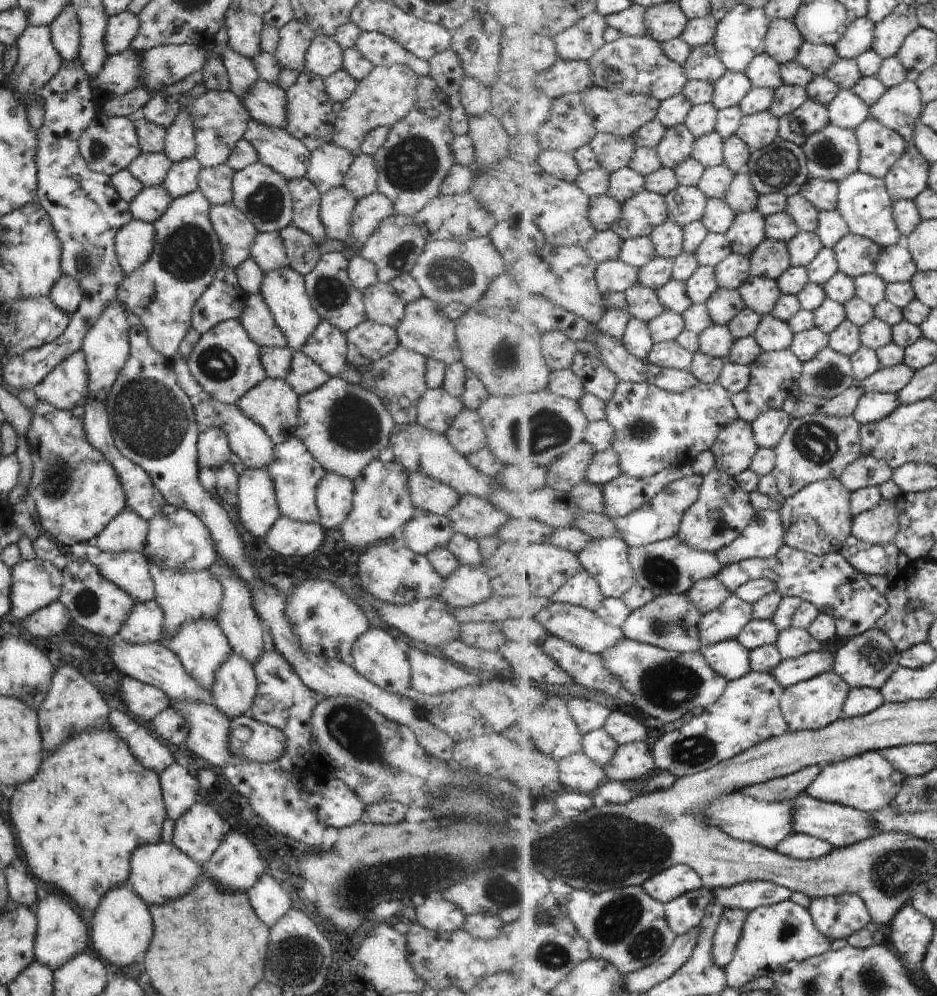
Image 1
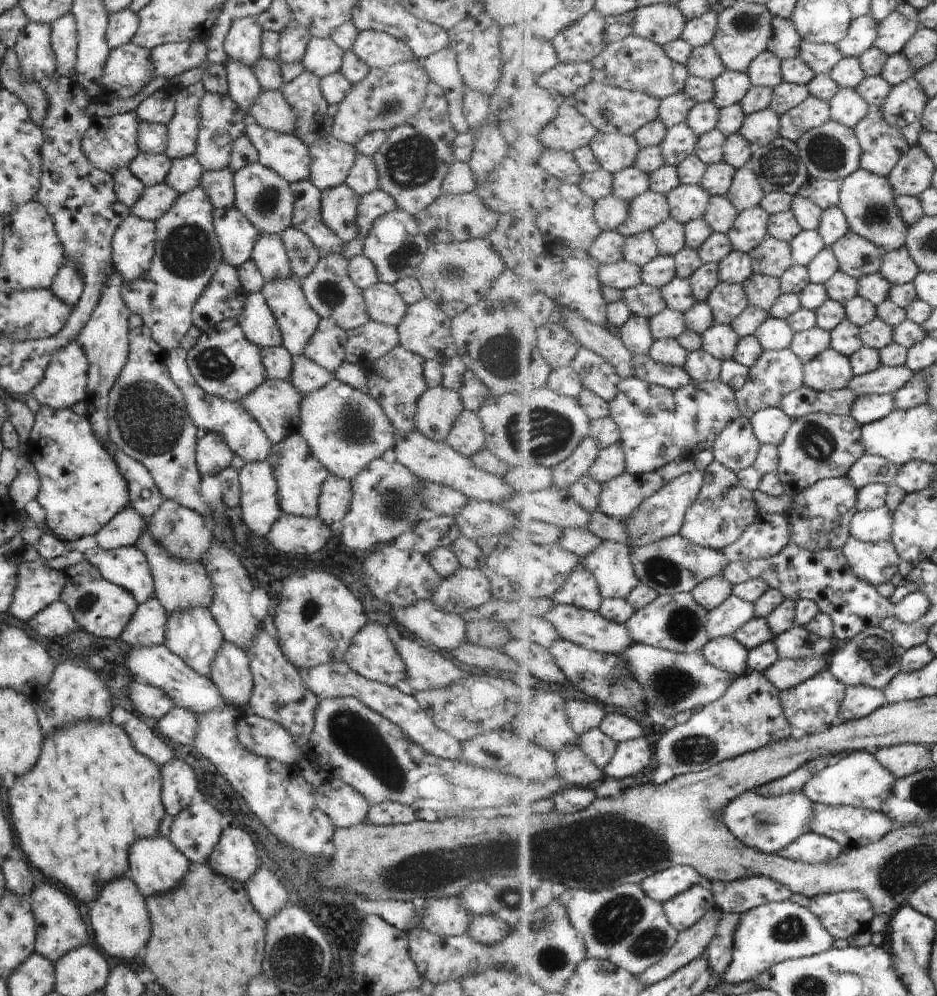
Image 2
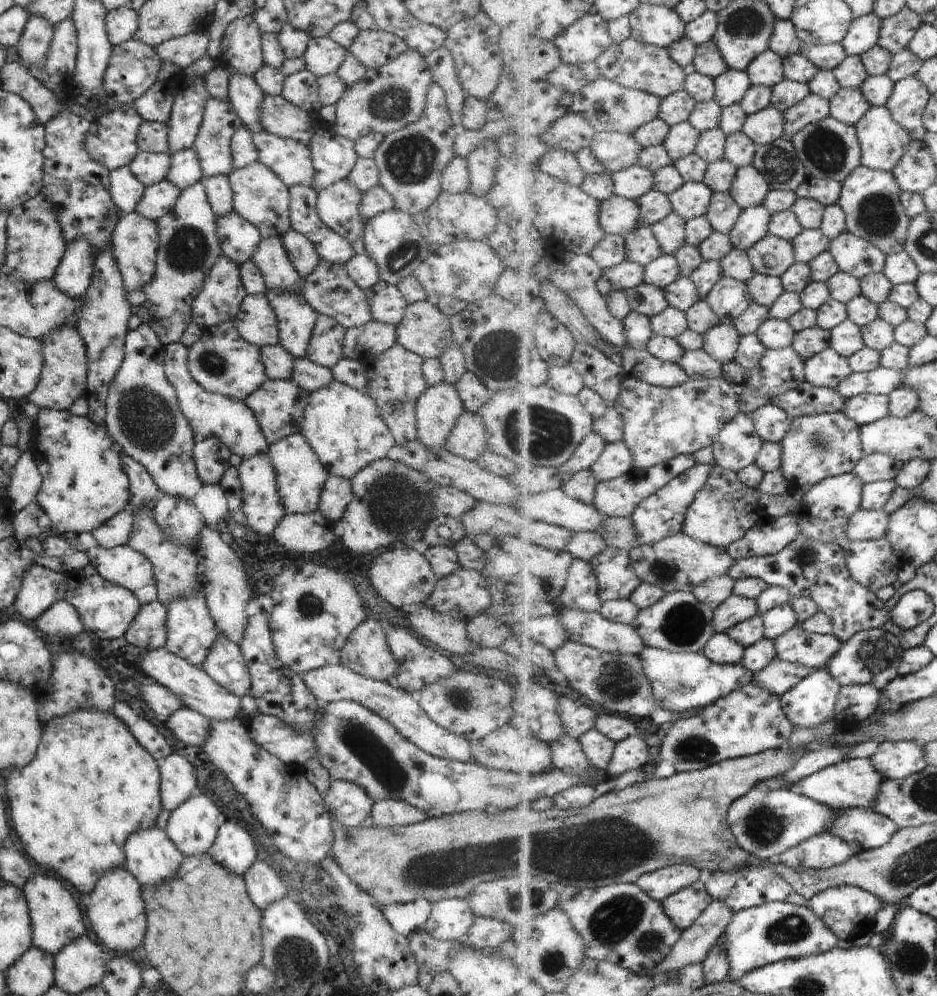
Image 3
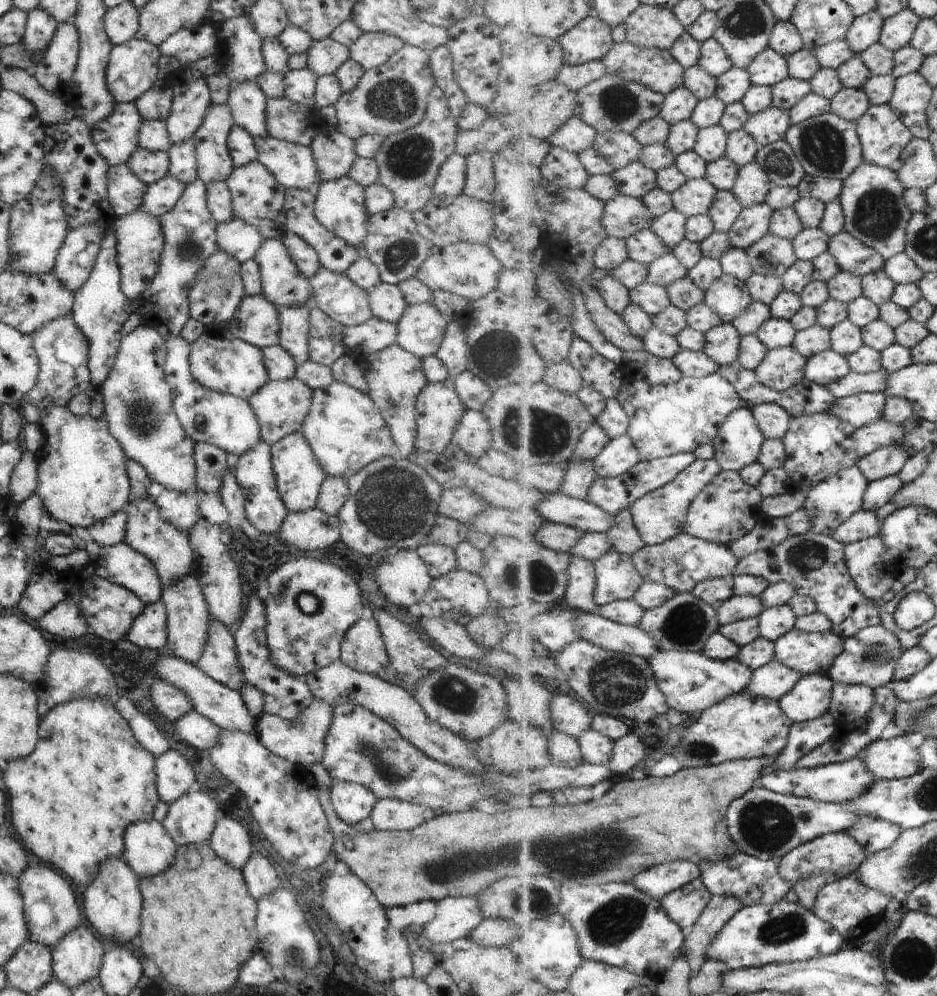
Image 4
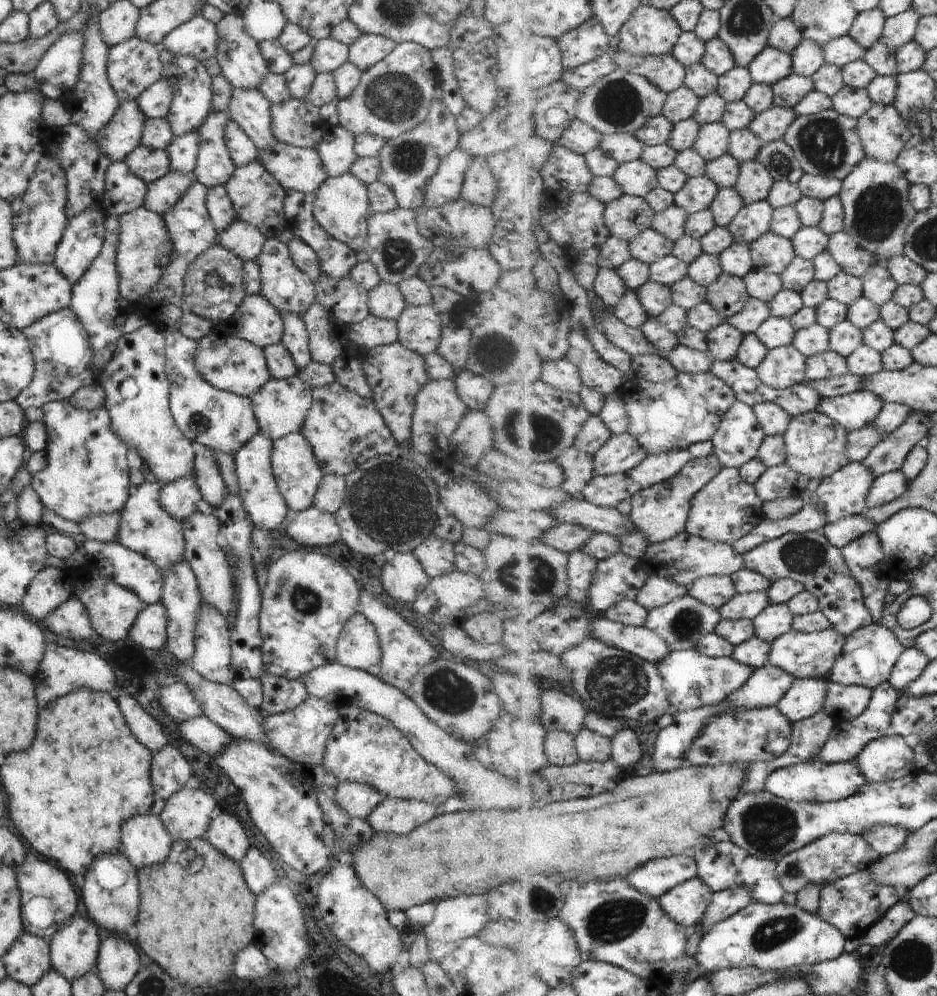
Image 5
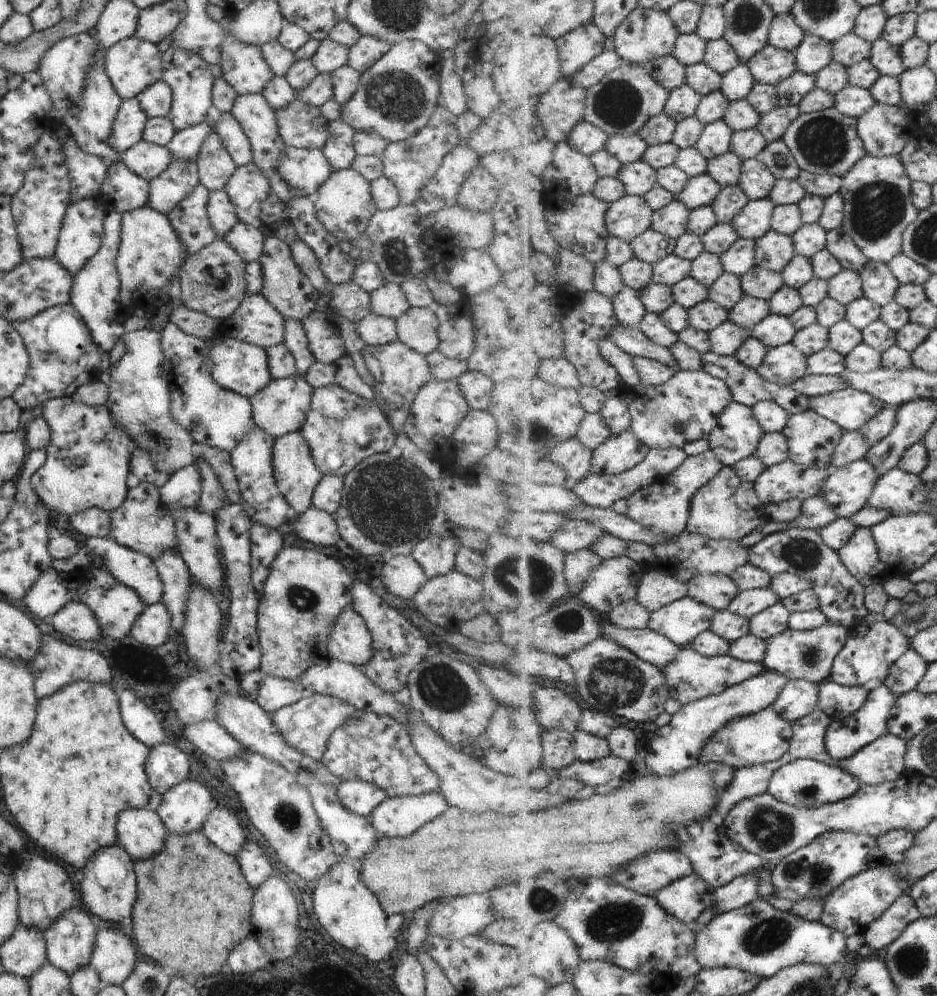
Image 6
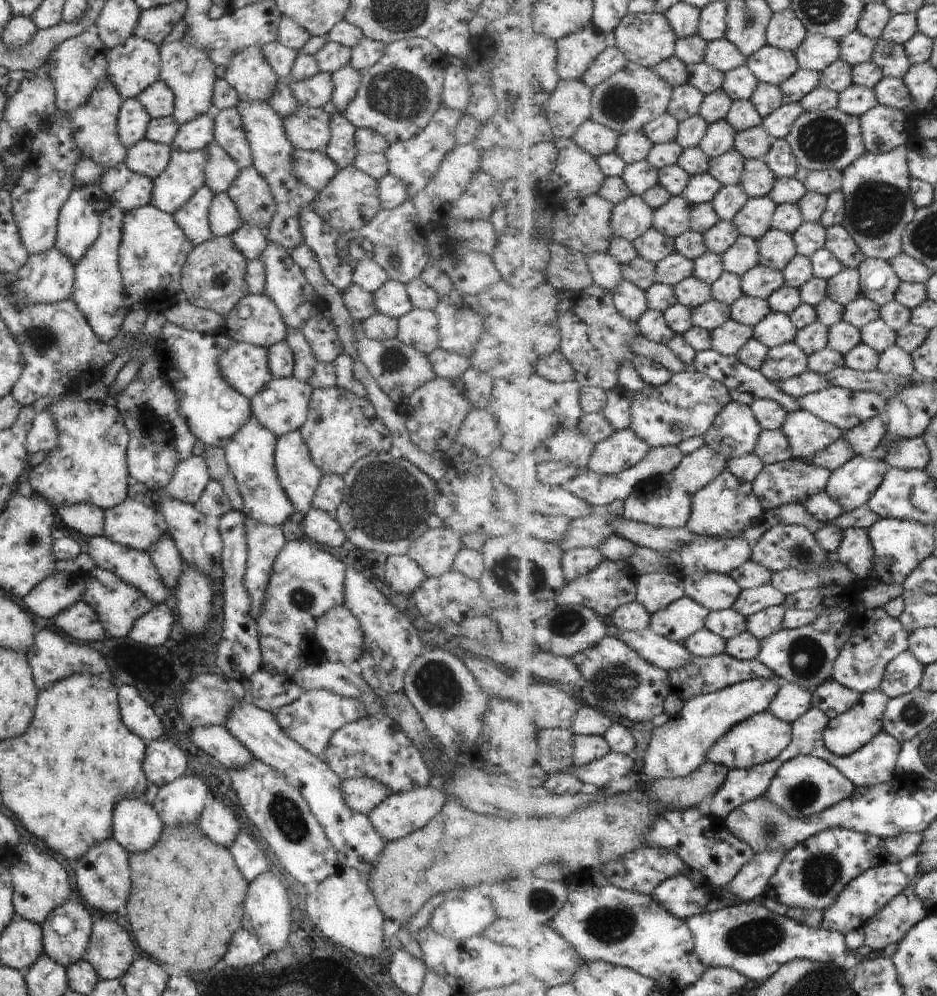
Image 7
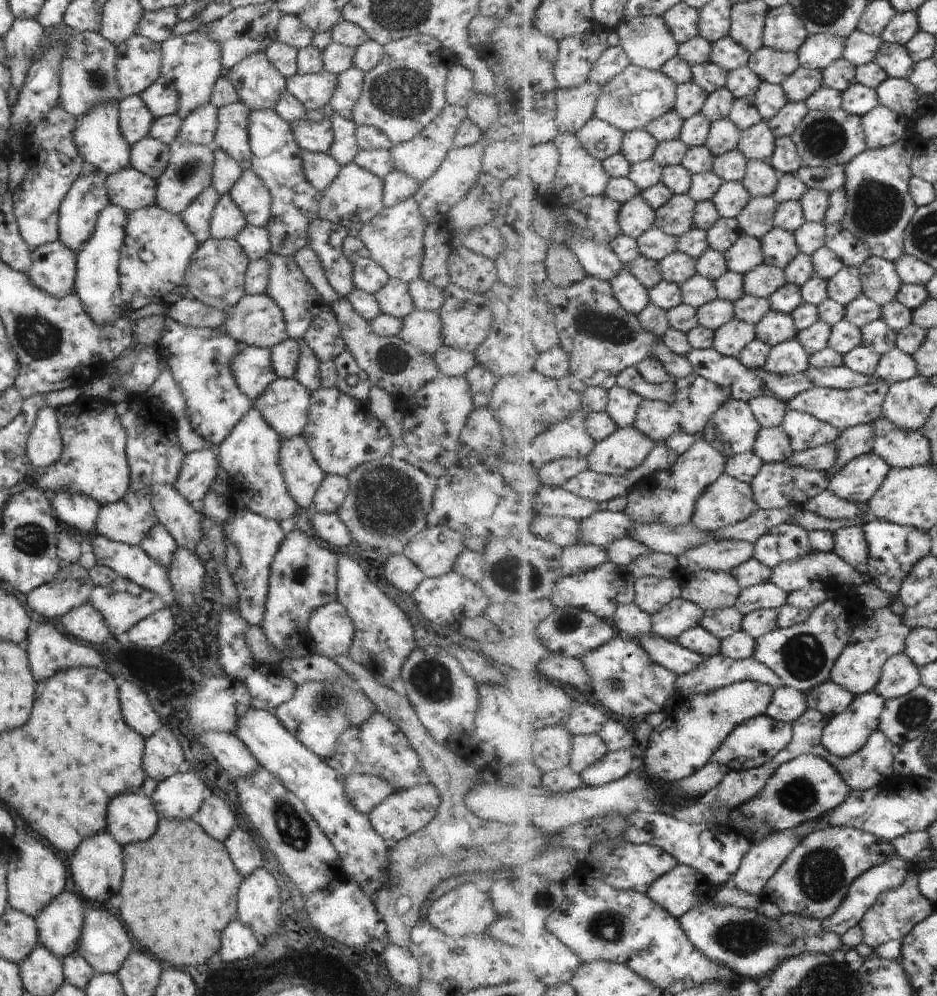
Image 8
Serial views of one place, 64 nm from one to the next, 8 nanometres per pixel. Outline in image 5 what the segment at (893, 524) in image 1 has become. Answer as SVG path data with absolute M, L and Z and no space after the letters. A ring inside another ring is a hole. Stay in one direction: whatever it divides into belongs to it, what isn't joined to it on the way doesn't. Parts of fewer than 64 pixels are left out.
M861 514L843 518L837 523L827 523L822 531L832 546L843 549L851 542L857 541L862 535L875 531L876 526L875 522L871 523Z

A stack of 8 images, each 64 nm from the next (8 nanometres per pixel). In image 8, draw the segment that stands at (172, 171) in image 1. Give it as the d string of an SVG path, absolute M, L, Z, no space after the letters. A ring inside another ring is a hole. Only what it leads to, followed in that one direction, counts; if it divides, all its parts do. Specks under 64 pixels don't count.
M207 102L189 111L182 120L177 139L212 147L217 129L217 110L215 106Z

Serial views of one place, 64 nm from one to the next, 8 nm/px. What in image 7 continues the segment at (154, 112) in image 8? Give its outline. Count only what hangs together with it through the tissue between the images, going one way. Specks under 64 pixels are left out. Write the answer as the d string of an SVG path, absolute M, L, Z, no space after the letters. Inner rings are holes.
M158 79L149 87L146 87L136 100L143 106L151 119L166 118L171 116L174 110L174 99L171 90Z

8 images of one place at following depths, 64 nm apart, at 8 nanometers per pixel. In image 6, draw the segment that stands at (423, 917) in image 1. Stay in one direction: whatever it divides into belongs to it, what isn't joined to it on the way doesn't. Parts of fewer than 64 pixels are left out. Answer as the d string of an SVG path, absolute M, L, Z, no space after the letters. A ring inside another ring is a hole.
M485 894L460 895L436 904L427 926L428 934L457 941L479 935L494 920Z

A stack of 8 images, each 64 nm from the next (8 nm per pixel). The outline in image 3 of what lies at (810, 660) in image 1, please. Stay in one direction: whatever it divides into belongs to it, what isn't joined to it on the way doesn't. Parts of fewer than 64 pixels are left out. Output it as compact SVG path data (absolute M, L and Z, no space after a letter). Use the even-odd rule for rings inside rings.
M777 658L771 662L765 669L754 674L754 680L772 694L783 697L789 693L795 686L809 677L815 669L792 664Z

